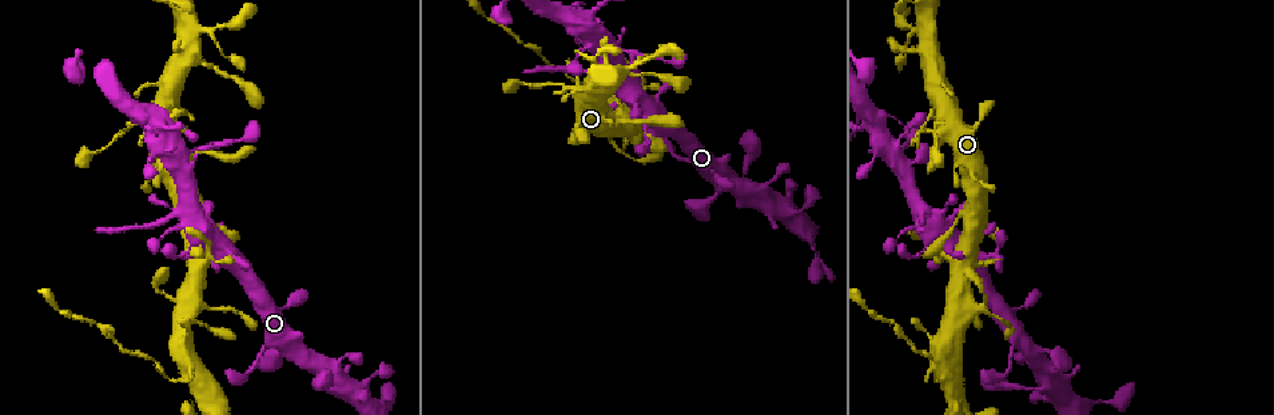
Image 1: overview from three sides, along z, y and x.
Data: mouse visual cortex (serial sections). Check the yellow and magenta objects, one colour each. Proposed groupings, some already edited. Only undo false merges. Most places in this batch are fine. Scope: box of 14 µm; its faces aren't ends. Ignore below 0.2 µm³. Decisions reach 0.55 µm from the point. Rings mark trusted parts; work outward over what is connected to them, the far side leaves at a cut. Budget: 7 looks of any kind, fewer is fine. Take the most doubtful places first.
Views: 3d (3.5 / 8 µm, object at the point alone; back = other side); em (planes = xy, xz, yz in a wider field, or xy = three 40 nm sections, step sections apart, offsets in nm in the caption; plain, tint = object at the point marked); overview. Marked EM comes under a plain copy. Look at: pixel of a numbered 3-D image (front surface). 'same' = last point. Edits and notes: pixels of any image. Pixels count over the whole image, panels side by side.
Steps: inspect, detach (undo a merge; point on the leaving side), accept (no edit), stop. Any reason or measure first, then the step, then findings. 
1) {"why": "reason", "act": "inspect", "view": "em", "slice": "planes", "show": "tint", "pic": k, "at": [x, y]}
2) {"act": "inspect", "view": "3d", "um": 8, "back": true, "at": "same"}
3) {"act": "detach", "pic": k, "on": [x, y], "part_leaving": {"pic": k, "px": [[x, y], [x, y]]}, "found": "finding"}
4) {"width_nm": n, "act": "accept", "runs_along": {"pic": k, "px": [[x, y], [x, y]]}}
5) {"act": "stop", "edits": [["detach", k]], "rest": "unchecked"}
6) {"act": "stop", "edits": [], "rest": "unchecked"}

{"why": "sharp bend", "act": "inspect", "view": "3d", "um": 3.5, "back": true, "pic": 1, "at": [182, 377]}

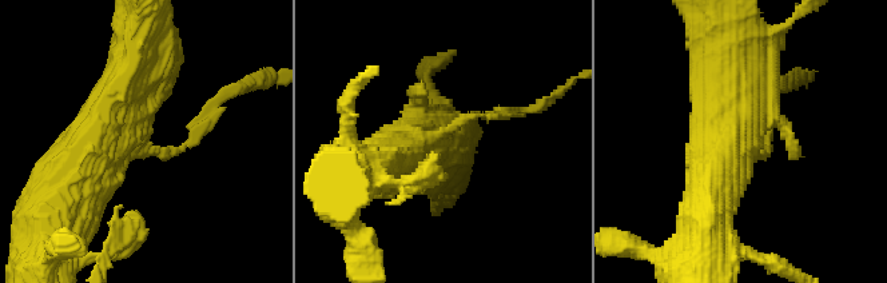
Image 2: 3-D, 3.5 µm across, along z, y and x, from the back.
{"why": "shape alone is not enough", "act": "inspect", "view": "em", "slice": "xy", "step": 5, "show": "tint", "pic": 2, "at": [143, 140]}

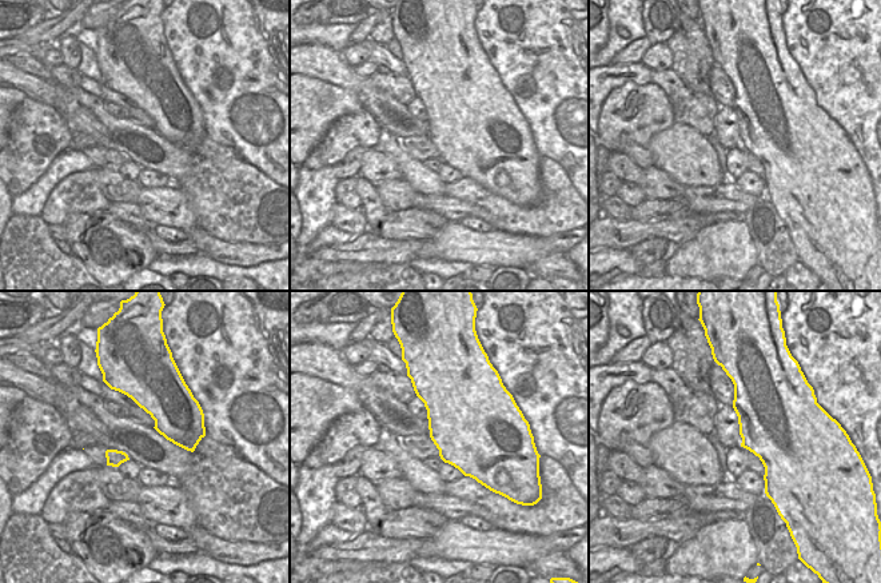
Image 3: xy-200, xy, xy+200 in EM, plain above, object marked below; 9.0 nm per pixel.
{"act": "detach", "pic": 2, "on": [202, 131], "part_leaving": {"pic": 2, "px": [[158, 154], [179, 150], [231, 92], [257, 80]]}, "found": "two cells meet here"}

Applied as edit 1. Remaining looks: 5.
{"why": "sharp bend", "act": "inspect", "view": "3d", "um": 3.5, "pic": 1, "at": [1044, 386]}

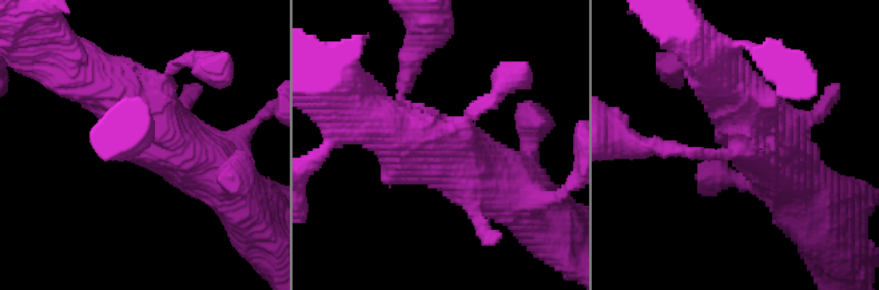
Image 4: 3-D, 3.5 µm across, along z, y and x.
{"why": "shape alone is not enough", "act": "inspect", "view": "em", "slice": "planes", "show": "tint", "pic": 4, "at": [741, 140]}

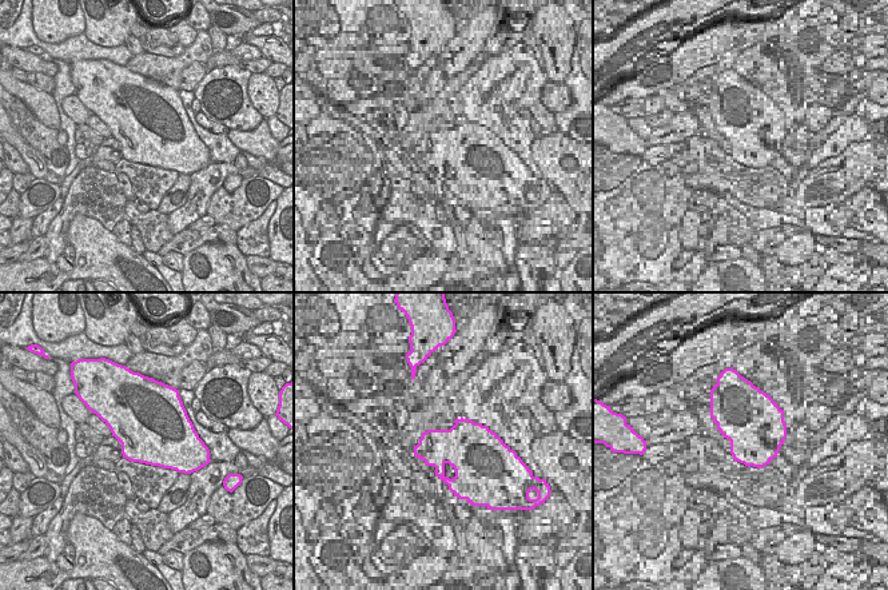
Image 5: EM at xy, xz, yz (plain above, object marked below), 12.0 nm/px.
{"width_nm": 900, "act": "accept", "runs_along": {"pic": 4, "px": [[74, 67], [151, 115], [209, 169]]}, "found": "continuous, no second cell"}

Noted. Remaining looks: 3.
{"why": "narrows sharply", "act": "inspect", "view": "3d", "um": 3.5, "pic": 1, "at": [215, 66]}

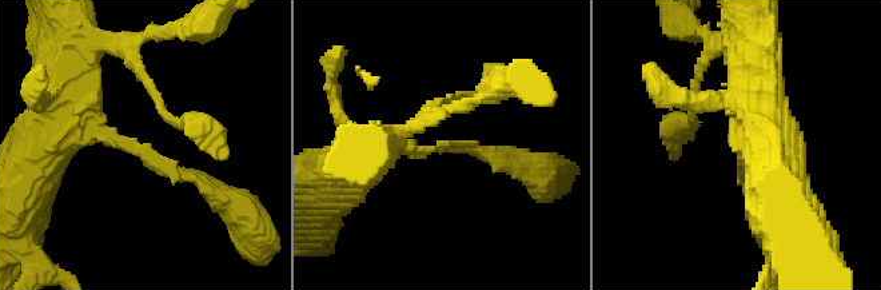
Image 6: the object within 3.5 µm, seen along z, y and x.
{"act": "accept", "found": "all the same cell"}

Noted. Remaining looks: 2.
{"act": "stop", "edits": [["detach", 2]], "rest": "unchecked"}

